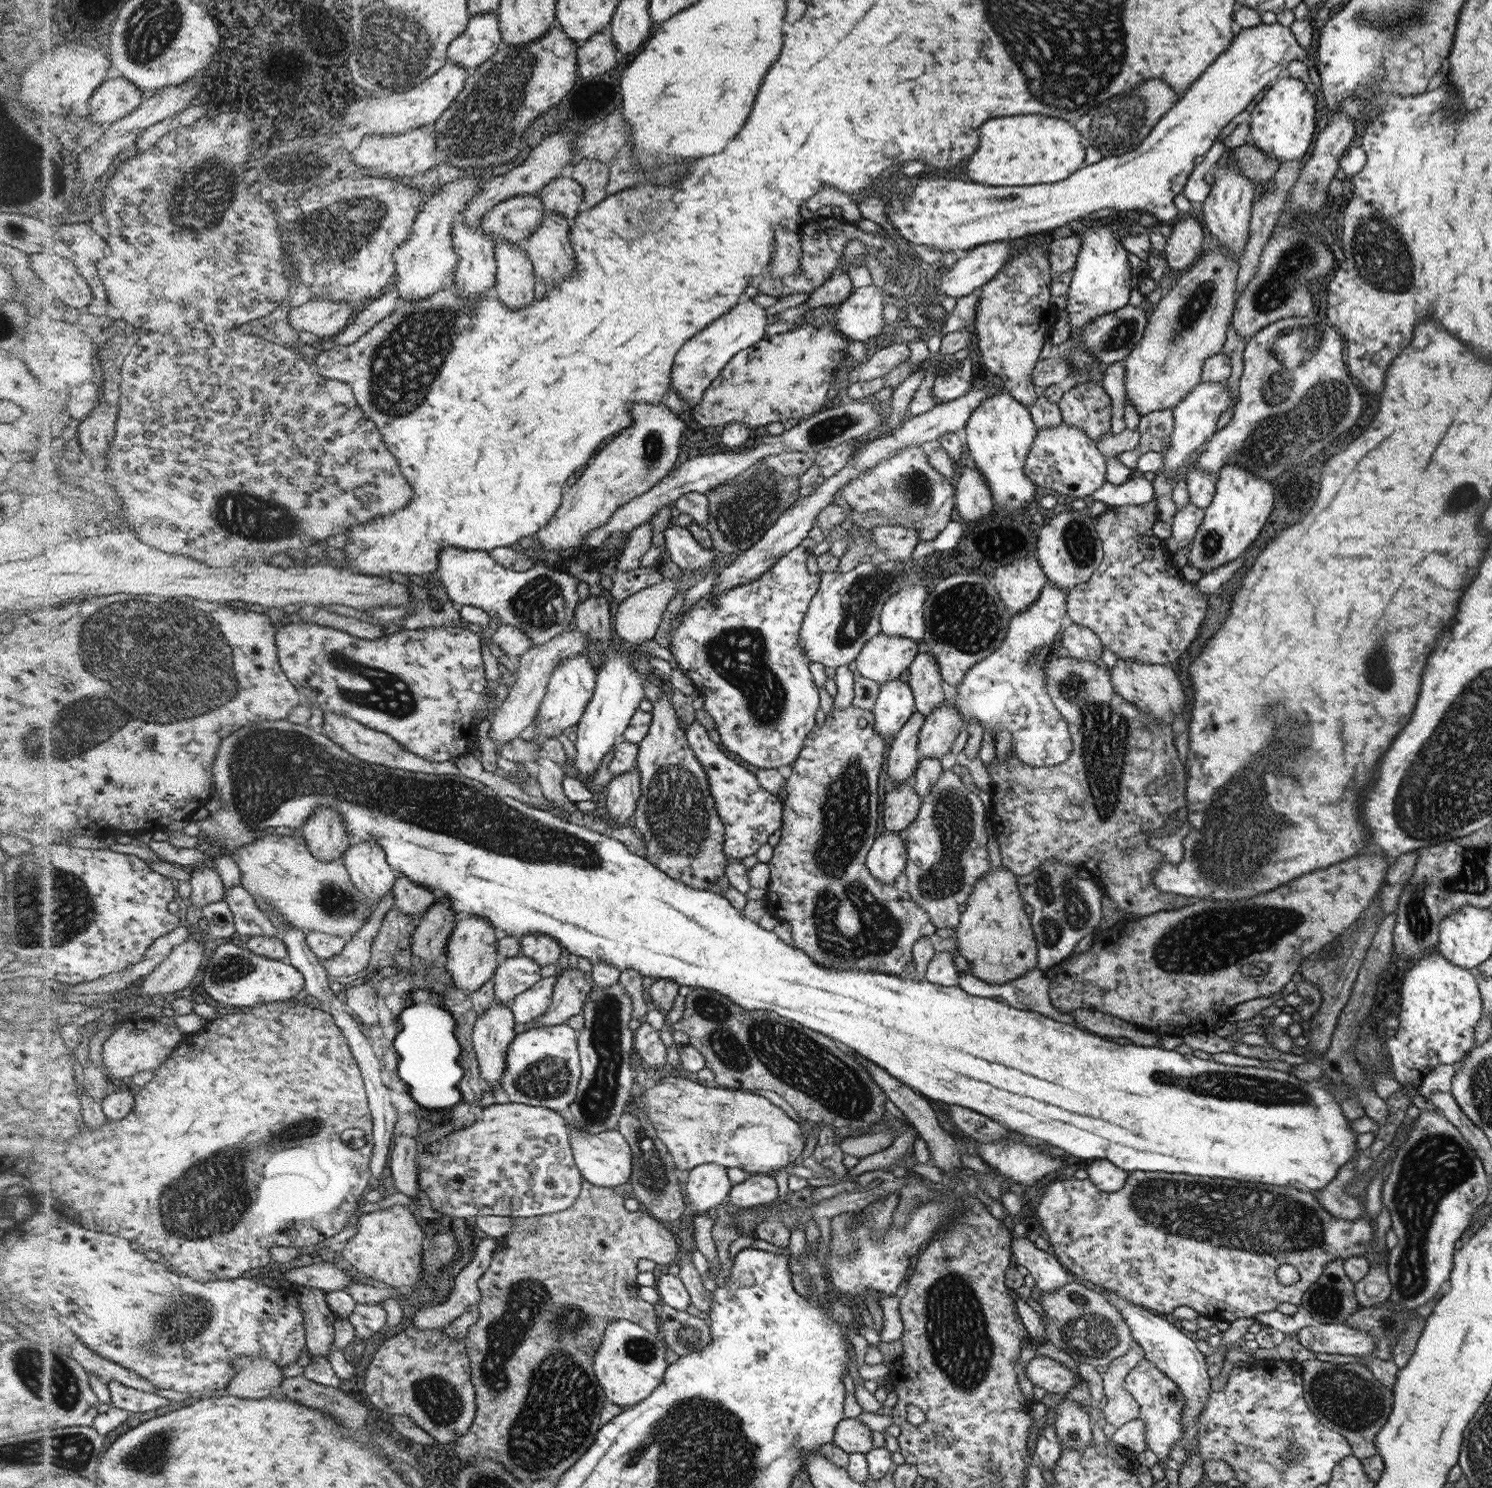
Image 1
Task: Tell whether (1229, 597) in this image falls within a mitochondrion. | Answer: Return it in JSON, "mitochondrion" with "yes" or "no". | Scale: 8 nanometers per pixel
{"mitochondrion":"no"}

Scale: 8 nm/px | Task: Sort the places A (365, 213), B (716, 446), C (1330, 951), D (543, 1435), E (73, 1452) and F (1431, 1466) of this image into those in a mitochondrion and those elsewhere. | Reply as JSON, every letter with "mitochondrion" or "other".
{"A":"mitochondrion","B":"other","C":"other","D":"mitochondrion","E":"mitochondrion","F":"other"}

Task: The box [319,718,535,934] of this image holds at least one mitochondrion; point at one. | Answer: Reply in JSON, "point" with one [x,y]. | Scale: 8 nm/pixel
{"point":[387,758]}

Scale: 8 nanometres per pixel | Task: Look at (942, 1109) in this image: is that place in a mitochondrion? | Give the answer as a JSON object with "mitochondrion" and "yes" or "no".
{"mitochondrion":"no"}

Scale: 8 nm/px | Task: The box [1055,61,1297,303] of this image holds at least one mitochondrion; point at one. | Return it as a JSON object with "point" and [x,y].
{"point":[1118,124]}

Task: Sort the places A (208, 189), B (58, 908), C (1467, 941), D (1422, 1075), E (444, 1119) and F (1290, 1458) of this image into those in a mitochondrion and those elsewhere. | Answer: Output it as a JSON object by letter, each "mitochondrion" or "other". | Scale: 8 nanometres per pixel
{"A":"mitochondrion","B":"mitochondrion","C":"other","D":"other","E":"other","F":"mitochondrion"}

